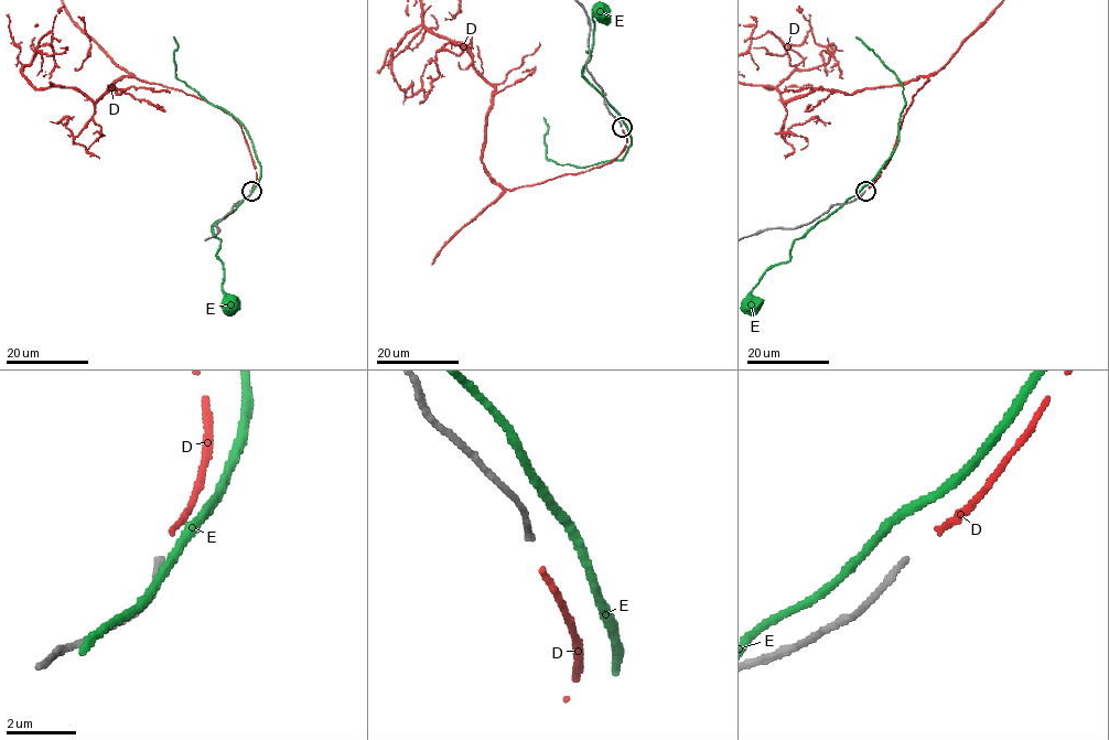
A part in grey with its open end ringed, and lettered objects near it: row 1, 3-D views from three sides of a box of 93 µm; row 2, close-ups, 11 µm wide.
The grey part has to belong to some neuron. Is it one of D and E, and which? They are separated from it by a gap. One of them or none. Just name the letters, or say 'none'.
D

